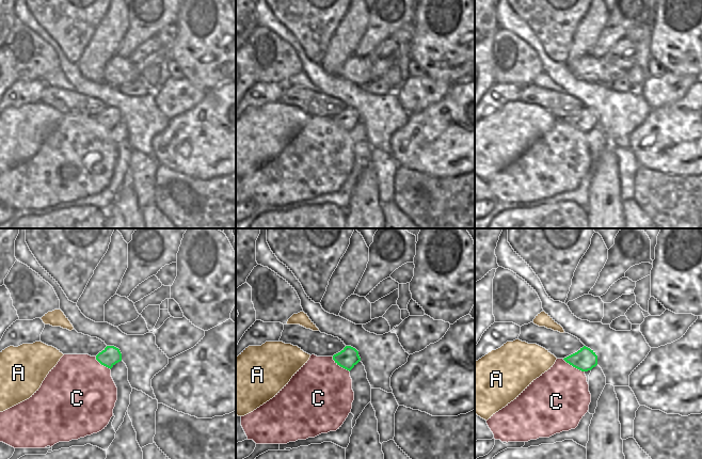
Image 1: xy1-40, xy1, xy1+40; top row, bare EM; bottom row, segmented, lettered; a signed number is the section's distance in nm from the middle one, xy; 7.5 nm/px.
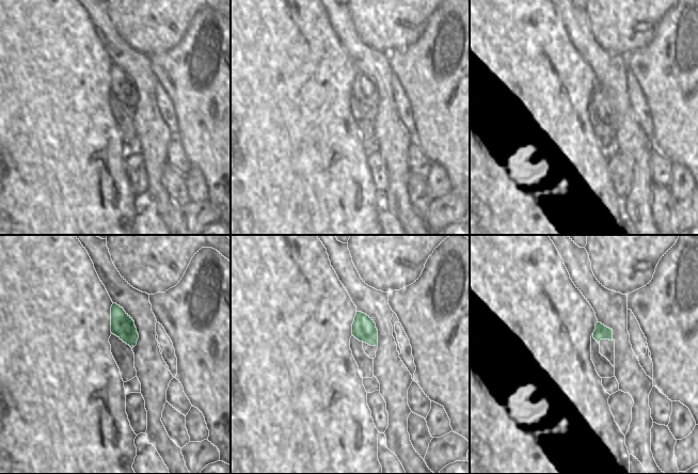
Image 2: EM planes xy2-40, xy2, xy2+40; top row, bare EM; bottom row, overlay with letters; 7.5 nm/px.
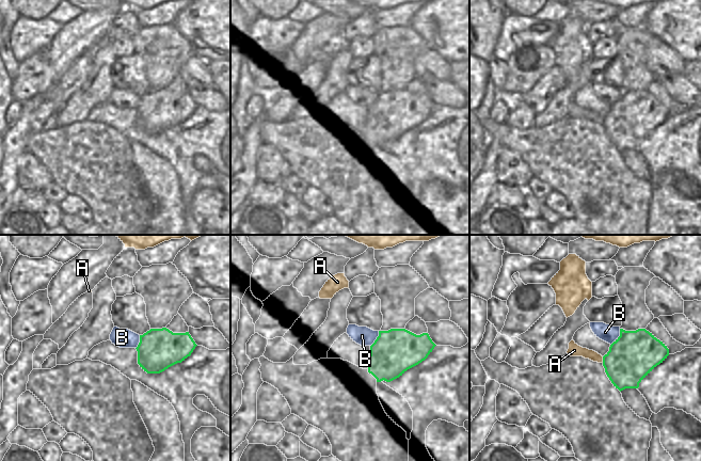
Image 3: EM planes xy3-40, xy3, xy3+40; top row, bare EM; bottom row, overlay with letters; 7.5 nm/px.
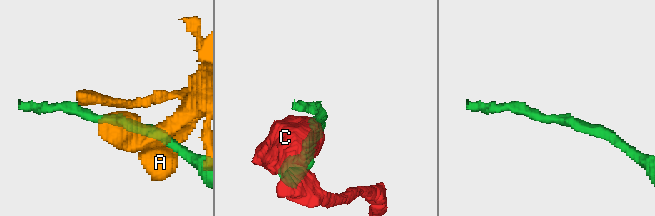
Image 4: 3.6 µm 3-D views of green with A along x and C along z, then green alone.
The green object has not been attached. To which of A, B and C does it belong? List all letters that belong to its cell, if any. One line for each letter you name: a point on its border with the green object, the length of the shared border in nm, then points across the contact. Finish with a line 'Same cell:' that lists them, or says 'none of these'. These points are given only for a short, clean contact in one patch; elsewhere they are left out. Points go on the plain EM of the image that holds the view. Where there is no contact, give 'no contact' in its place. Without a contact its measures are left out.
Same cell: none of these

